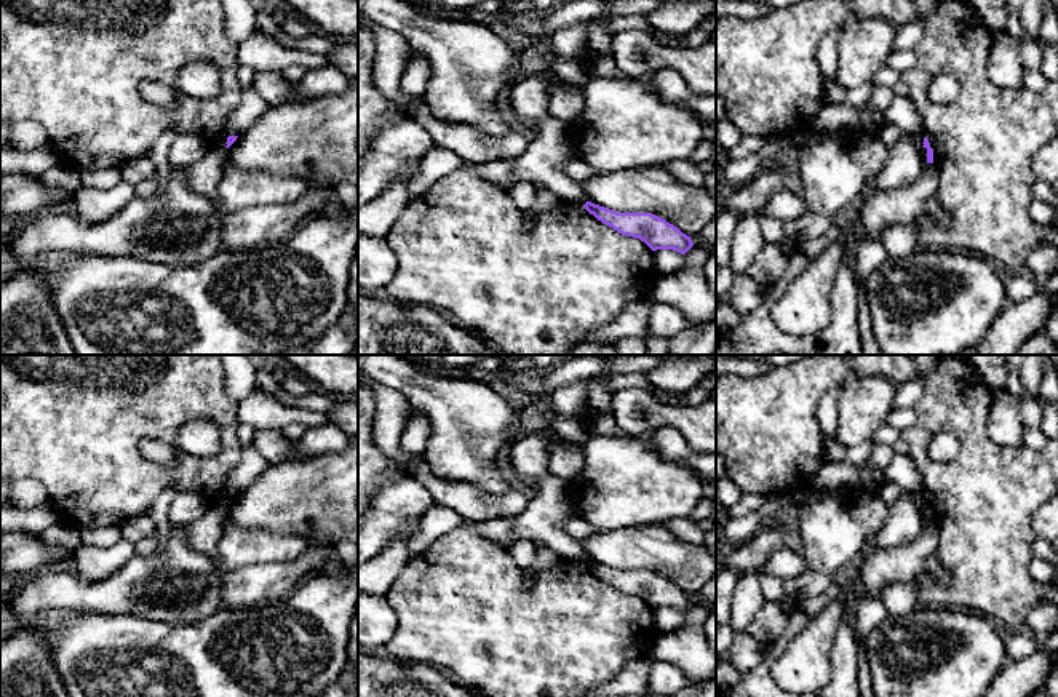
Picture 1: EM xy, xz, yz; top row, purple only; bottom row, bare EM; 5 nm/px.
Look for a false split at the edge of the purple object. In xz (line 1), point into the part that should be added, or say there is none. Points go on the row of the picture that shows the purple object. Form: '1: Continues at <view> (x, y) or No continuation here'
1: No continuation here

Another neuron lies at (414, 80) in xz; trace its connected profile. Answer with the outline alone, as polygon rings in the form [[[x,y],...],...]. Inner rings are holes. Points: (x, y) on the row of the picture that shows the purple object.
[[[412,50],[400,77],[400,90],[409,98],[424,99],[430,77],[432,66],[428,58]]]

